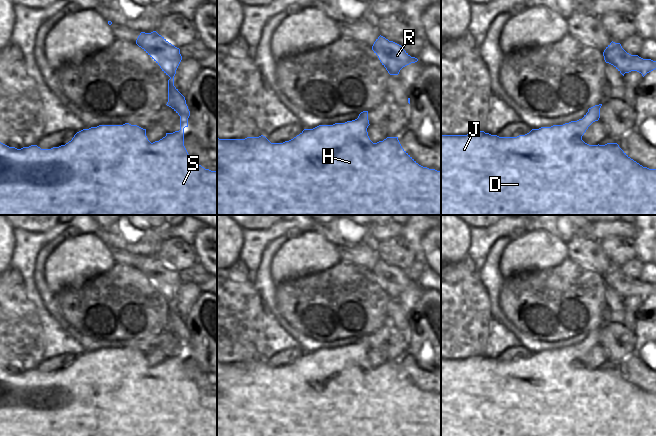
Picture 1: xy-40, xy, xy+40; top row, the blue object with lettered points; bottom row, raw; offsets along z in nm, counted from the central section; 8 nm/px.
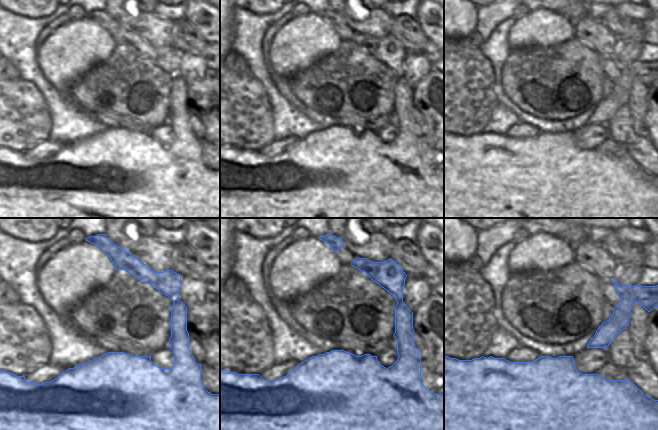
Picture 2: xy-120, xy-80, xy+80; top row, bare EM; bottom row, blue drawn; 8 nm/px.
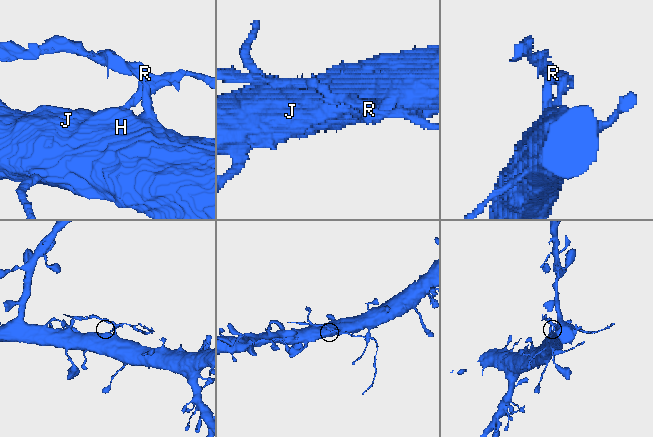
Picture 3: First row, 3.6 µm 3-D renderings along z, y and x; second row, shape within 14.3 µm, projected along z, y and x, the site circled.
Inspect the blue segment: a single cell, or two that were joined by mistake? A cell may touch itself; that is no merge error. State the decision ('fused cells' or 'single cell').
fused cells

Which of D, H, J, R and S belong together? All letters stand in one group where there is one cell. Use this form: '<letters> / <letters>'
D H J S / R

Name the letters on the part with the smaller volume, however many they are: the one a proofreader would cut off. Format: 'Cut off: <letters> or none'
Cut off: R

